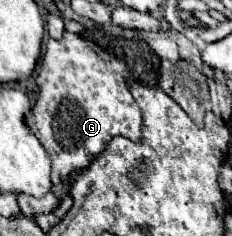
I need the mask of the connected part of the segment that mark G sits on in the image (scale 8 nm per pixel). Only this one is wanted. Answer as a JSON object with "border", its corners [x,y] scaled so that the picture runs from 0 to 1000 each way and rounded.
{"border":[[[289,136],[263,169],[203,169],[194,237],[177,254],[177,297],[159,314],[168,407],[142,449],[151,534],[168,551],[168,593],[220,678],[220,771],[254,780],[323,720],[366,720],[461,619],[487,576],[547,576],[599,602],[608,559],[608,466],[573,424],[547,364],[547,280],[530,254],[478,237],[409,178],[349,161],[341,144]]]}

